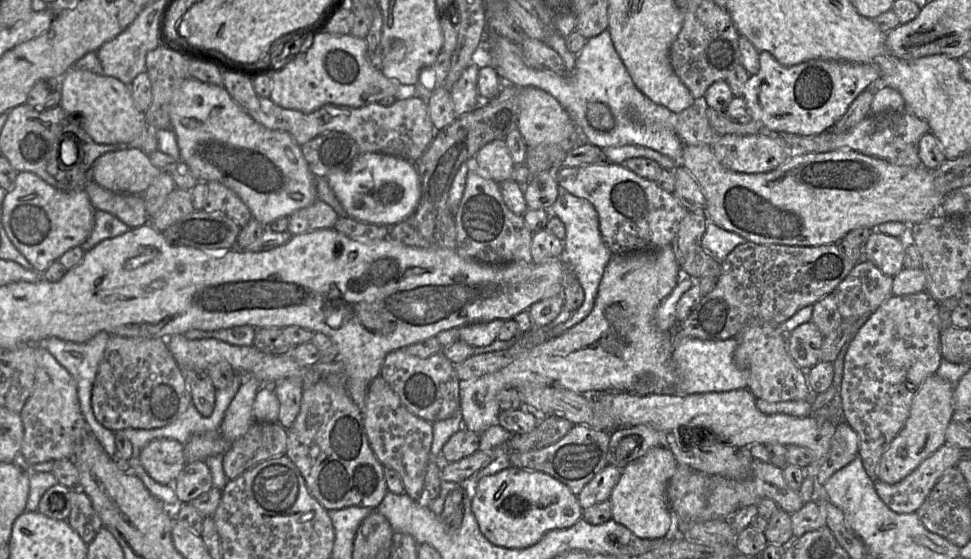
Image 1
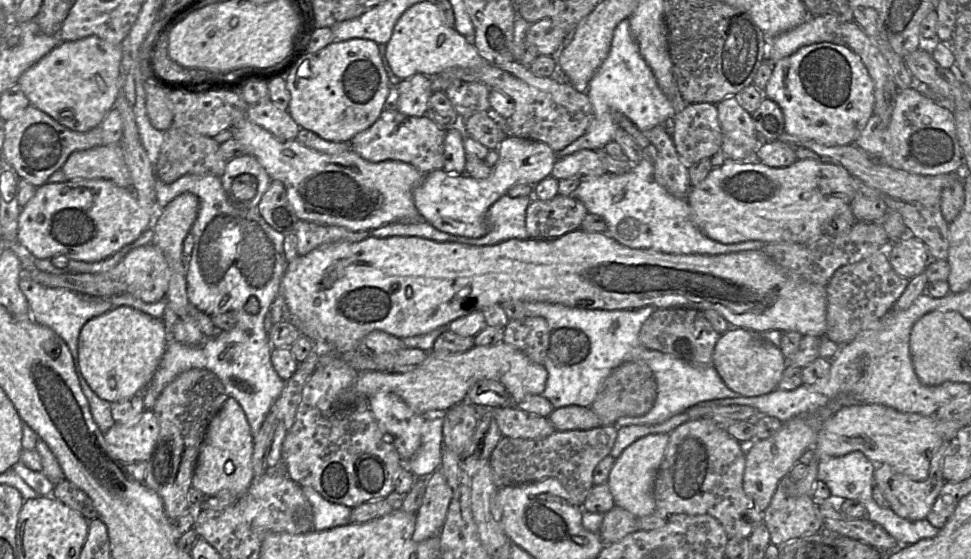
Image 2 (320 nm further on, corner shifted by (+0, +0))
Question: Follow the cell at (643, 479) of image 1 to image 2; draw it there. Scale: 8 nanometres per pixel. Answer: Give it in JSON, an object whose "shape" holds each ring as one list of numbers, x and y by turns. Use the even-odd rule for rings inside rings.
{"shape":[[665,433,650,434,627,447,616,459,608,477,608,486,617,507,627,510,636,518,648,516,655,513,654,484,658,469,663,460,665,449,669,441,669,435]]}

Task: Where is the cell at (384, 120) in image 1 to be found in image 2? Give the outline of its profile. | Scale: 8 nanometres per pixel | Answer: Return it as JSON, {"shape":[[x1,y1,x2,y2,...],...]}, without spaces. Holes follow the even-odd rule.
{"shape":[[384,109,368,129,356,134,350,149,370,162,396,160,412,165,423,174,444,169,444,139,446,131,427,116,412,117,398,110]]}

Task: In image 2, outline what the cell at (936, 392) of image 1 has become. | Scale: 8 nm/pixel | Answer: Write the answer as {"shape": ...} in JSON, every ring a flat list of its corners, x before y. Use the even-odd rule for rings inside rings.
{"shape":[[943,442,933,453,928,476,922,481,912,480,898,473,888,464,882,464,876,467,873,473,874,485,877,485,882,490,885,498,890,504,890,508,898,516,911,521,922,520,927,517,943,485,946,483,942,474,942,468,948,445,949,442]]}

